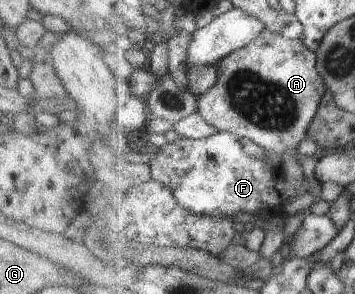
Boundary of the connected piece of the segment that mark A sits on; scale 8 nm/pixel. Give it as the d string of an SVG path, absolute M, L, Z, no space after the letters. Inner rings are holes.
M265 29L249 45L230 53L215 64L219 70L219 81L199 97L198 111L219 132L231 132L239 138L247 137L267 153L291 153L301 162L305 156L299 153L297 147L308 137L310 123L314 121L322 99L329 91L317 65L318 55L302 40L290 40Z

